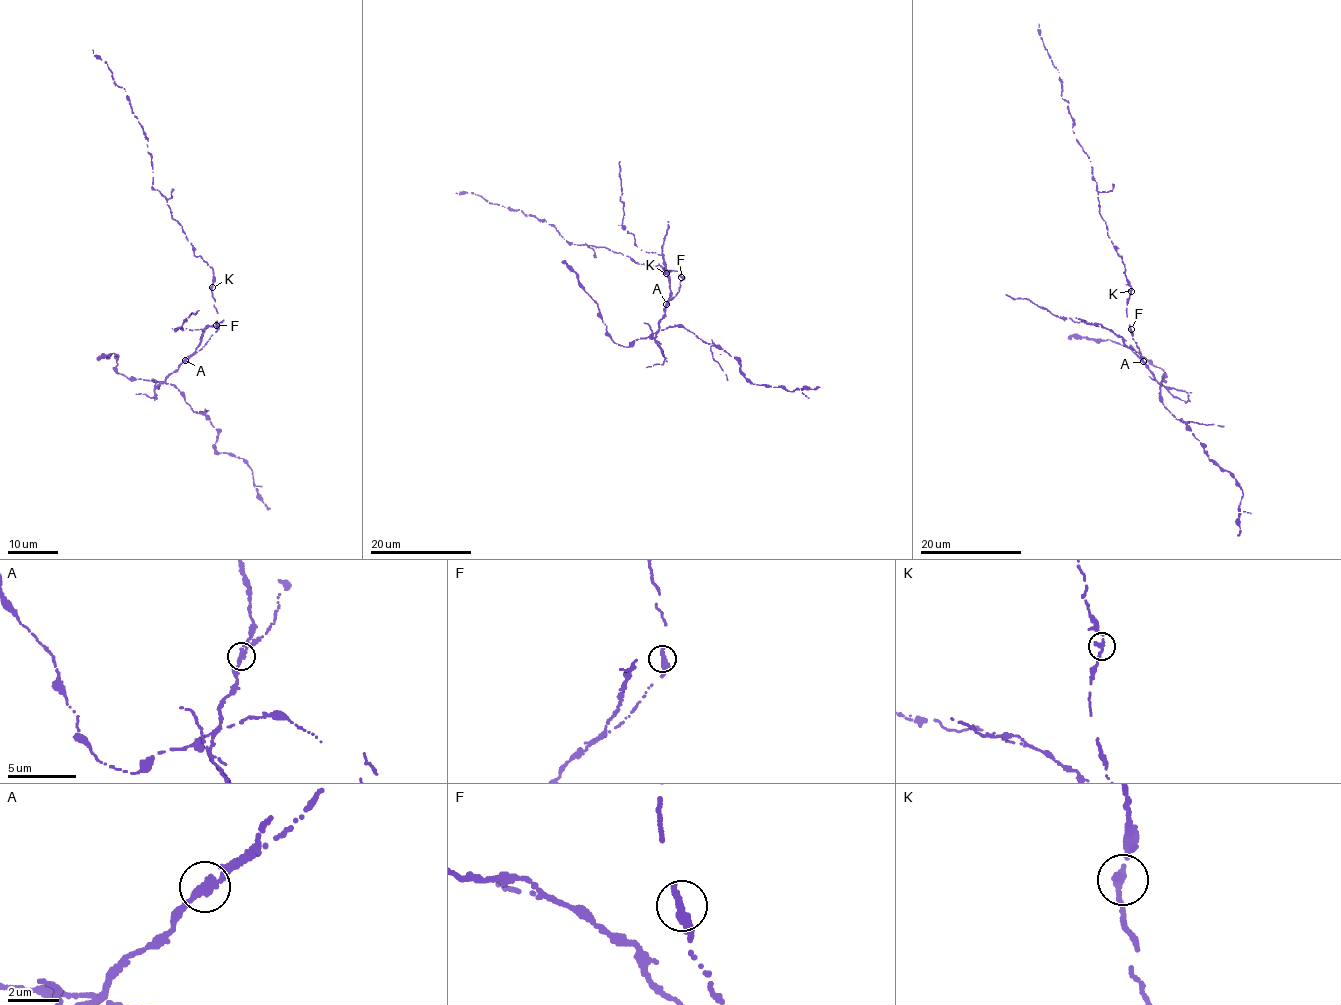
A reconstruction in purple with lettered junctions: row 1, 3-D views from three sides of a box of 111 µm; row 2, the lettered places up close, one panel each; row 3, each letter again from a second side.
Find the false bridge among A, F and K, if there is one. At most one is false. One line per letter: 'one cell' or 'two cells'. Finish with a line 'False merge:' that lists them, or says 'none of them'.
A: two cells
F: one cell
K: one cell
False merge: A

